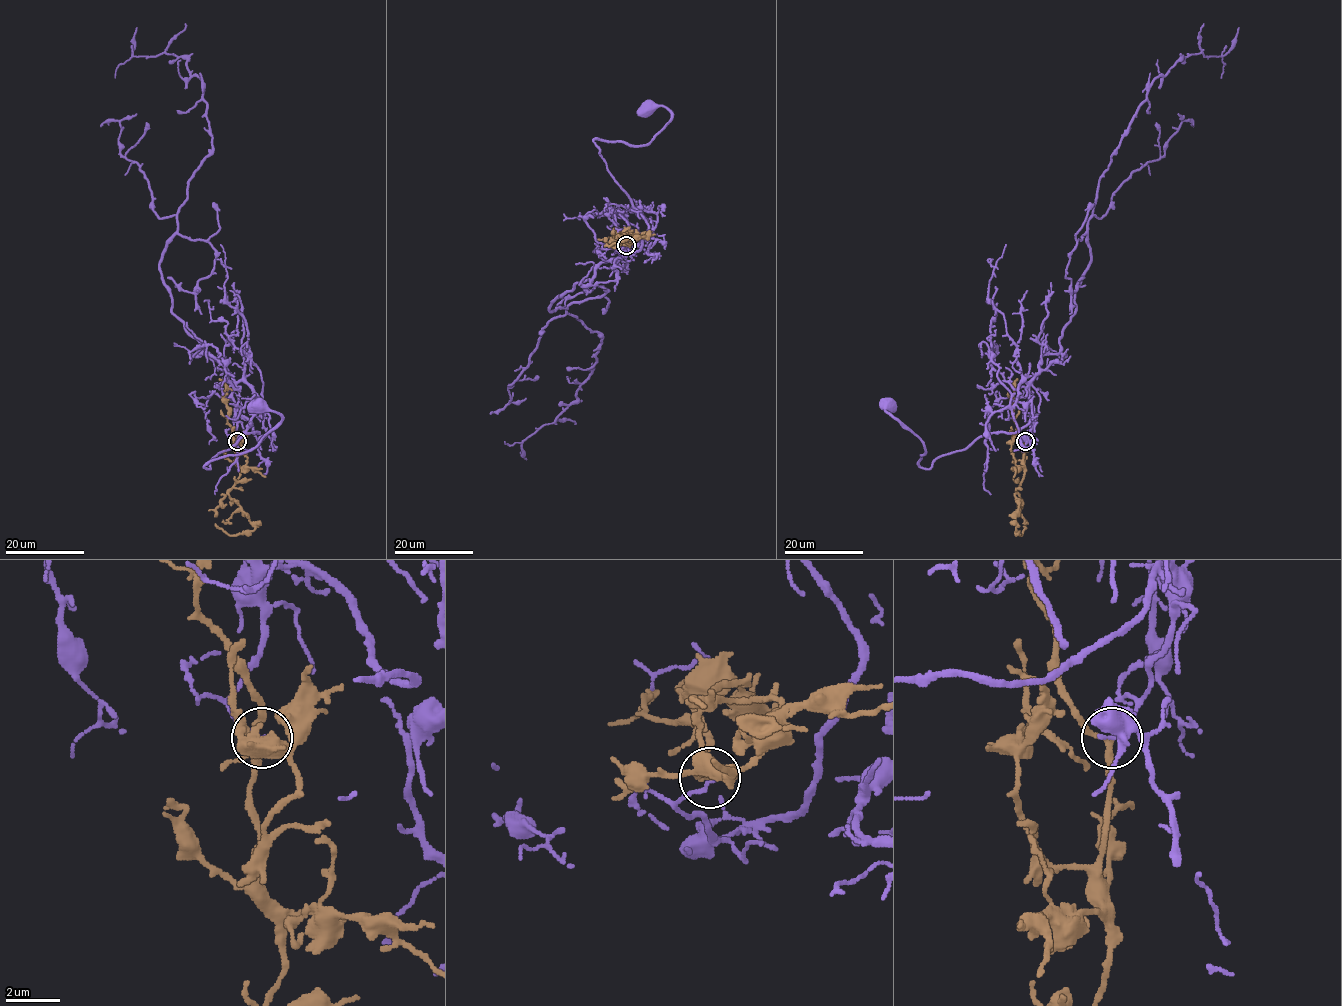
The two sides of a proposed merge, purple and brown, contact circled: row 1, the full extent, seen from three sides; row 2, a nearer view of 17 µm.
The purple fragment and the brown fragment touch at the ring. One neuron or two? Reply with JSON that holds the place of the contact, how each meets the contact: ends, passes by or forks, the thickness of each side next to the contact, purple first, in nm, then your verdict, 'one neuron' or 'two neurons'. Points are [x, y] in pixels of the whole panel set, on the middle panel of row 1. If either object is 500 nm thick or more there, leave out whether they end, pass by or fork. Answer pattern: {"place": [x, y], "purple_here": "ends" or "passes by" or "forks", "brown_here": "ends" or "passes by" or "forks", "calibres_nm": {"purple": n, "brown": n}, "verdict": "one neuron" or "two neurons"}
{"place": [626, 245], "purple_here": "ends", "brown_here": "passes by", "calibres_nm": {"purple": 170, "brown": 190}, "verdict": "two neurons"}

